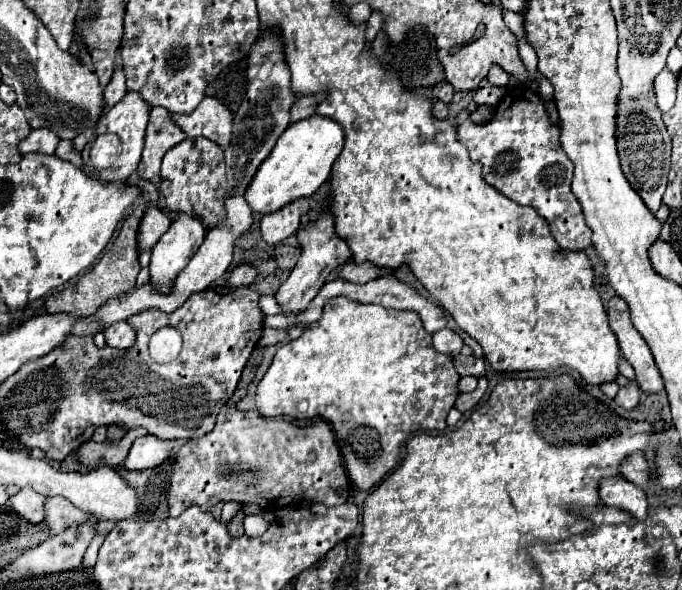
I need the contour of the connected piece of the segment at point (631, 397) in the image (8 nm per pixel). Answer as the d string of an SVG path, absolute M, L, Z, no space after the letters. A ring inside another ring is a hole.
M630 380L626 386L622 386L616 394L616 402L622 406L622 408L634 408L640 400L640 388L634 380Z

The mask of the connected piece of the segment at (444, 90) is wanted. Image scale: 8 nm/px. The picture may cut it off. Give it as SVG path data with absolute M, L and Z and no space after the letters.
M438 82L438 84L432 88L432 92L434 92L434 98L438 98L438 100L442 100L442 102L450 102L452 96L454 96L454 90L452 90L452 86L450 86L448 82Z

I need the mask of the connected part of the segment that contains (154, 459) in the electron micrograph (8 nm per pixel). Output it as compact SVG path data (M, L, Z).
M152 434L136 438L126 456L126 460L124 460L124 468L126 470L154 468L170 456L172 446L174 446L174 442L160 440Z

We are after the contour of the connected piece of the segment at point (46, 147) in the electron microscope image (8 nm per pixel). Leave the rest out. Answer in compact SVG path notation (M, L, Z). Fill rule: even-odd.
M30 130L28 138L24 138L24 142L20 142L18 150L20 154L28 154L28 152L40 152L40 154L54 154L56 146L58 146L58 136L52 130Z

